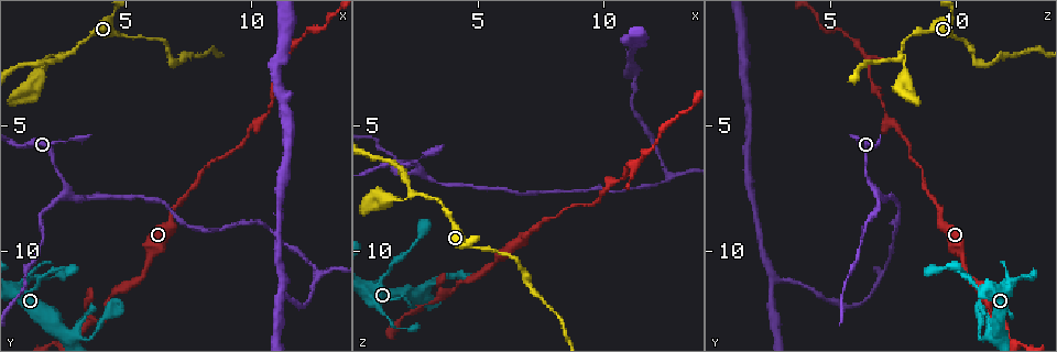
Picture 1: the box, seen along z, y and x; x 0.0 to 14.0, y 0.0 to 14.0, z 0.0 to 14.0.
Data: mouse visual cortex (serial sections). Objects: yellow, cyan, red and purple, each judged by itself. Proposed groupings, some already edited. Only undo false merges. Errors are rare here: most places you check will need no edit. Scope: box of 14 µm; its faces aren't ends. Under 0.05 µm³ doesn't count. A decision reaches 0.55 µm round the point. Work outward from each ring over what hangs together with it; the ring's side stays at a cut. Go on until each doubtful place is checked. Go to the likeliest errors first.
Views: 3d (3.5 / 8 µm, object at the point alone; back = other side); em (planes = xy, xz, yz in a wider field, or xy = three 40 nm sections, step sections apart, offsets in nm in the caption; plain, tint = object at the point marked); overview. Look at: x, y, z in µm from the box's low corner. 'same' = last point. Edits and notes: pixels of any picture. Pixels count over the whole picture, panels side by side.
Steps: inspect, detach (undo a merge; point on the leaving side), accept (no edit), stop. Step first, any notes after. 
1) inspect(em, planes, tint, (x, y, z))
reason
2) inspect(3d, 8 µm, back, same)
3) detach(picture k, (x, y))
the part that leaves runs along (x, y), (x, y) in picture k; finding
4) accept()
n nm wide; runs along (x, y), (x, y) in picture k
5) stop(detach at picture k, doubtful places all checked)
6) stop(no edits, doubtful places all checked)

inspect(3d, 8 µm, (2.4, 2.3, 7.7))
abrupt turn

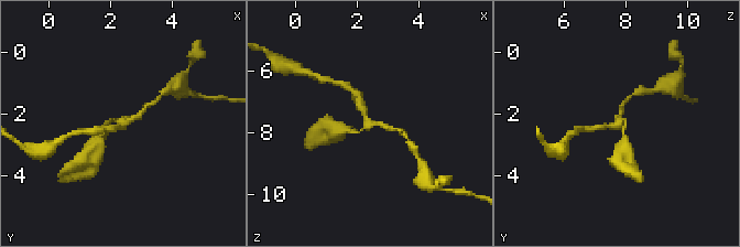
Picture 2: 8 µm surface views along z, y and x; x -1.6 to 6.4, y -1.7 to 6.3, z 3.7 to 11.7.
inspect(3d, 3.5 µm, (2.4, 2.4, 7.7))

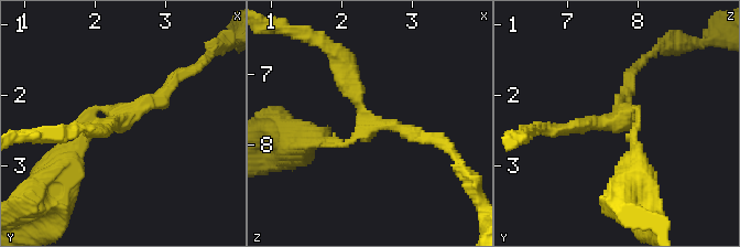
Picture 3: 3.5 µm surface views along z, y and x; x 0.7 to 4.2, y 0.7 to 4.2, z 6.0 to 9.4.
accept()
3 arms; runs along (178, 77), (80, 145) in picture 3; continuous, no second cell

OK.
inspect(3d, 3.5 µm, (12.7, 10.8, 7.1))
a fork

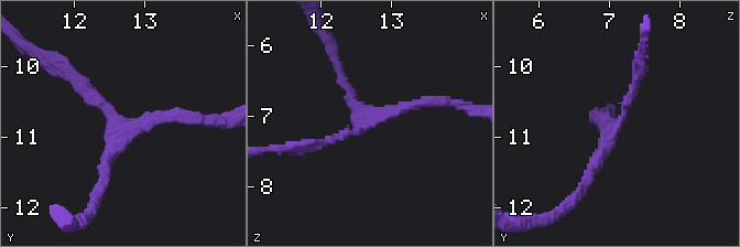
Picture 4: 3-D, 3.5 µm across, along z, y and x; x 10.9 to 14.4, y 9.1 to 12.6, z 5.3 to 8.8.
inspect(em, xy, step 2, tint, (12.55, 10.80, 7.10))
3 arms; arms of 150, 150, 200 nm

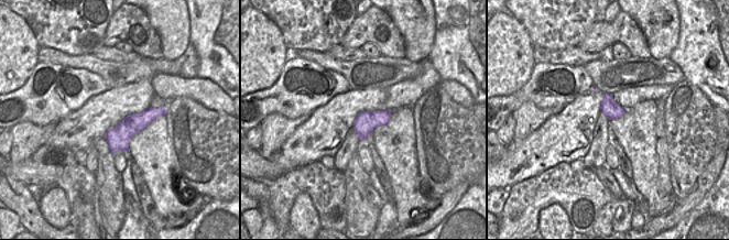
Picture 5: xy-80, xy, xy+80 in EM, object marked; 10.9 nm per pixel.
accept()
runs along (639, 74), (622, 118), (583, 189) in picture 4; continuous, no second cell

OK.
inspect(3d, 3.5 µm, (3.9, 12.8, 11.7))
two arms in line, one across

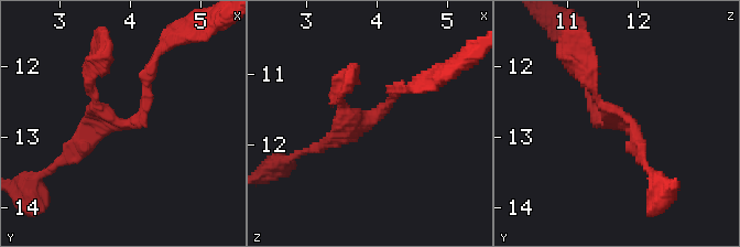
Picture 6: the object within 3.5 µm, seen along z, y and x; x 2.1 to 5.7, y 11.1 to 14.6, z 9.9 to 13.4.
inspect(em, xy, step 5, tint, (3.90, 12.80, 11.65))
3 arms; arms of 100, 150, 200 nm; shape alone is not enough

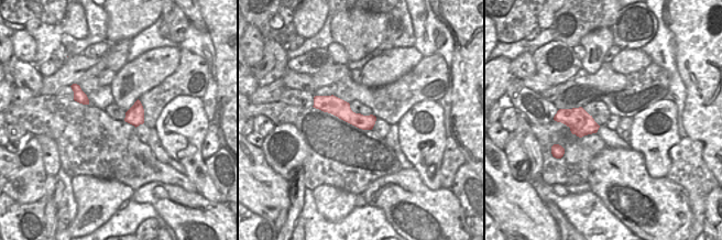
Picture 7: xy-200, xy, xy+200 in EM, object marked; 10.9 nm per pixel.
accept()
180 nm wide; runs along (317, 104), (372, 121) in picture 7; one cell here

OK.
inspect(3d, 3.5 µm, (10.6, 4.3, 7.2))
narrows sharply

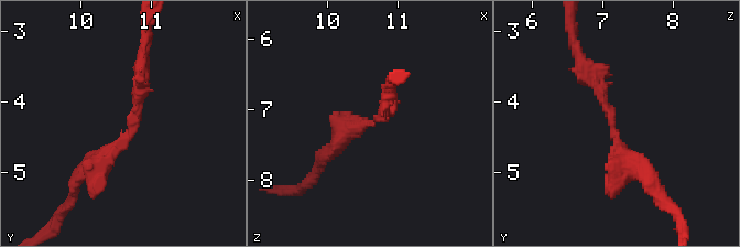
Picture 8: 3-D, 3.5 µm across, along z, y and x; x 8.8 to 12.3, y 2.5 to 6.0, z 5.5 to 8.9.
accept()
runs along (85, 170), (129, 140), (142, 68) in picture 8; all the same cell

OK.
stop(no edits, doubtful places all checked)

